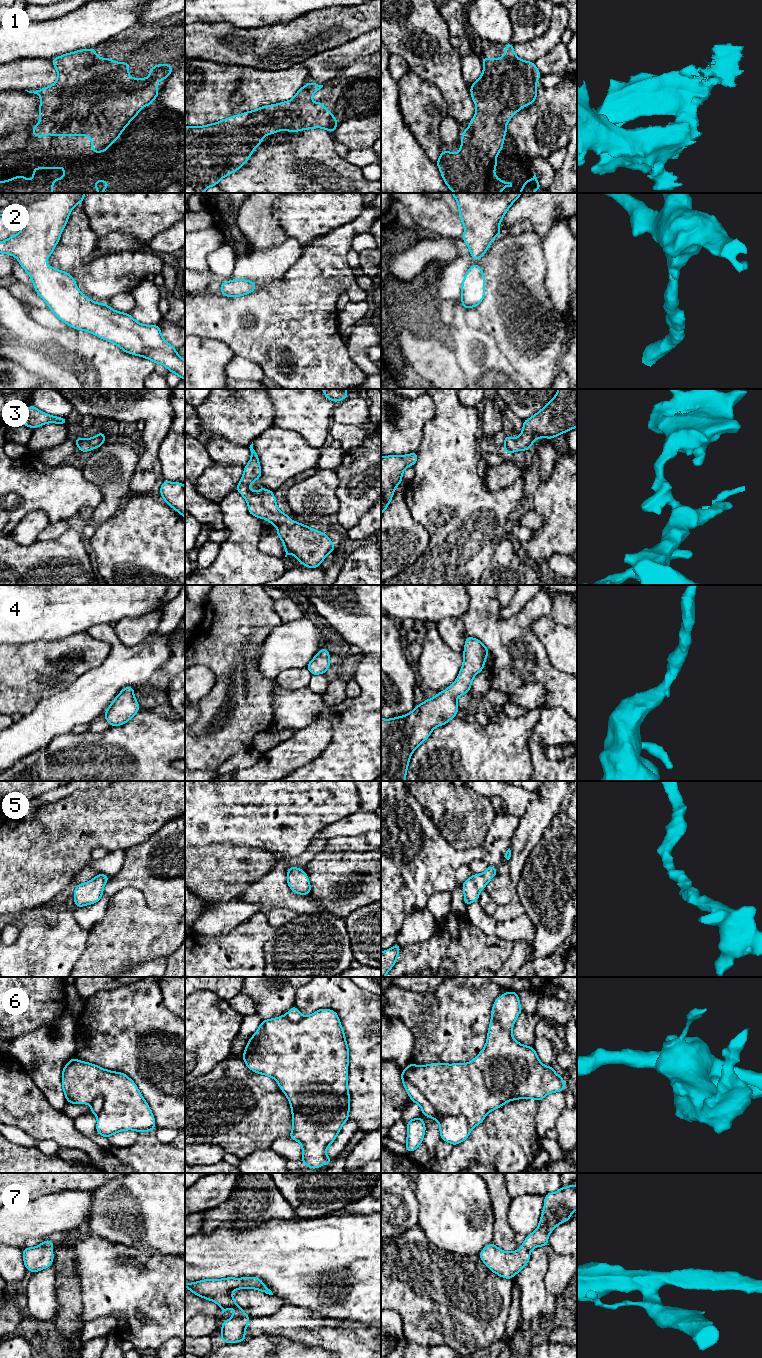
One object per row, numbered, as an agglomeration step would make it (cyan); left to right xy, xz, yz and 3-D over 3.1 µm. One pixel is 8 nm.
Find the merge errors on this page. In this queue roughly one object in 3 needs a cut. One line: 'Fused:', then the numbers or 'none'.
Fused: 6

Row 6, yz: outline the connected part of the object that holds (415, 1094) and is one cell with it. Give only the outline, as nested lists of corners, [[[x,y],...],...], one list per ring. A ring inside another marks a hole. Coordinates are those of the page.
[[[404,1070],[401,1073],[401,1079],[402,1079],[403,1086],[406,1092],[408,1093],[411,1101],[421,1106],[421,1111],[423,1114],[425,1114],[430,1118],[435,1117],[436,1115],[435,1110],[428,1102],[428,1100],[425,1098],[423,1093],[406,1078],[404,1074]]]

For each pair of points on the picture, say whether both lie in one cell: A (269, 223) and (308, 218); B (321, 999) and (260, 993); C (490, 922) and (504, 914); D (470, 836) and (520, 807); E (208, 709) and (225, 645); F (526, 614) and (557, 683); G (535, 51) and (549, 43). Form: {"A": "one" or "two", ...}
{"A": "two", "B": "two", "C": "two", "D": "two", "E": "one", "F": "one", "G": "one"}

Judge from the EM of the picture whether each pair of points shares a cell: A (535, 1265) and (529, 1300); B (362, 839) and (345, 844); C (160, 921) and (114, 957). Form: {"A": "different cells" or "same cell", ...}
{"A": "same cell", "B": "same cell", "C": "same cell"}

